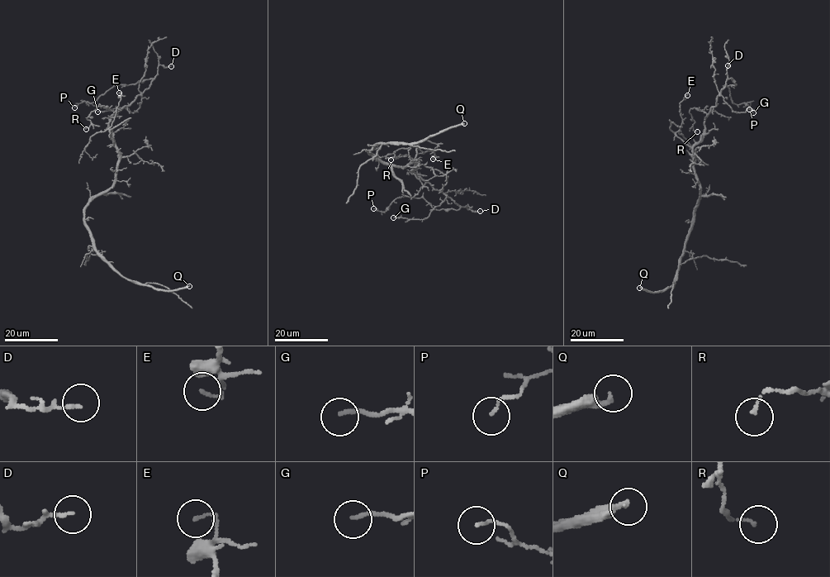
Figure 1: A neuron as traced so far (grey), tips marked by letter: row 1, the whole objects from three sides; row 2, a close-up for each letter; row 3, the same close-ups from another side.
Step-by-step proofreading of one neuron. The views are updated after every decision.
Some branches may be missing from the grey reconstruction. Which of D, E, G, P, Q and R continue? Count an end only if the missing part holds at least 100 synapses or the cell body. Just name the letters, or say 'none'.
Q

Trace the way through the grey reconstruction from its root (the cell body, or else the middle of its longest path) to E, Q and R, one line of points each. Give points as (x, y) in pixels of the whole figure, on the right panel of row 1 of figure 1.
E: (694, 169), (693, 150), (675, 133), (682, 121), (680, 103), (687, 95)
Q: (694, 169), (701, 196), (694, 211), (692, 230), (674, 283), (657, 292), (639, 288)
R: (694, 169), (693, 145), (701, 139), (707, 115), (704, 111), (690, 108), (693, 130), (697, 131)

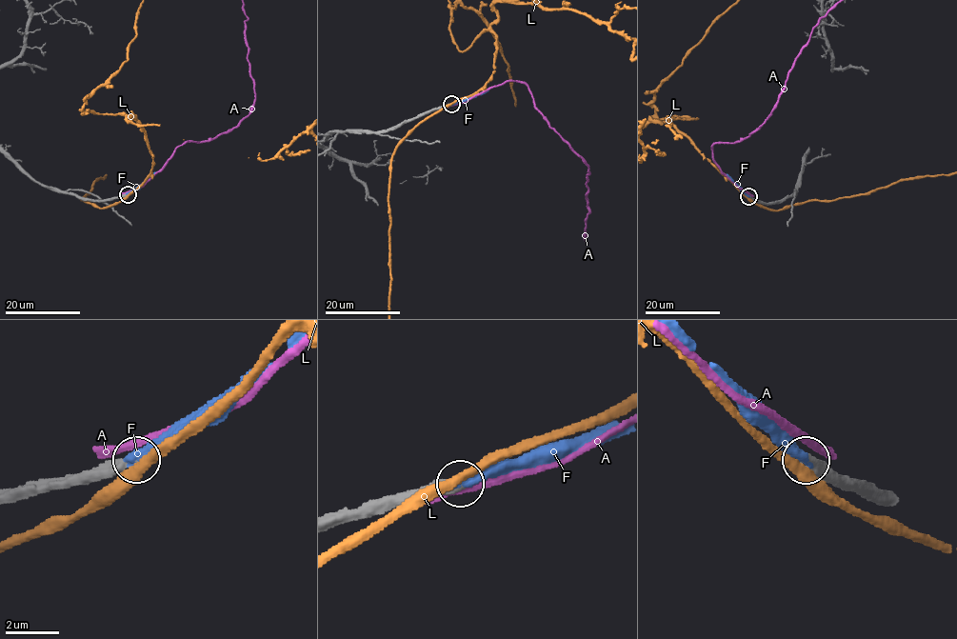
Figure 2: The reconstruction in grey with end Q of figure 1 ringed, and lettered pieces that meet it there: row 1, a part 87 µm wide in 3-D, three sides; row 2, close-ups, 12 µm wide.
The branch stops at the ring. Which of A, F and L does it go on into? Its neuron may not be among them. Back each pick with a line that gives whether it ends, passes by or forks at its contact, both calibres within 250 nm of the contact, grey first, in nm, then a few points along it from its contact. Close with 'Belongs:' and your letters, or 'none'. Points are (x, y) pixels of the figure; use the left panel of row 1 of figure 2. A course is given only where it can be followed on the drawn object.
F: it ends there; 400 nm thick on the grey side, 400 nm on the other; it runs (126, 194), (139, 189), (155, 172)
Belongs: F

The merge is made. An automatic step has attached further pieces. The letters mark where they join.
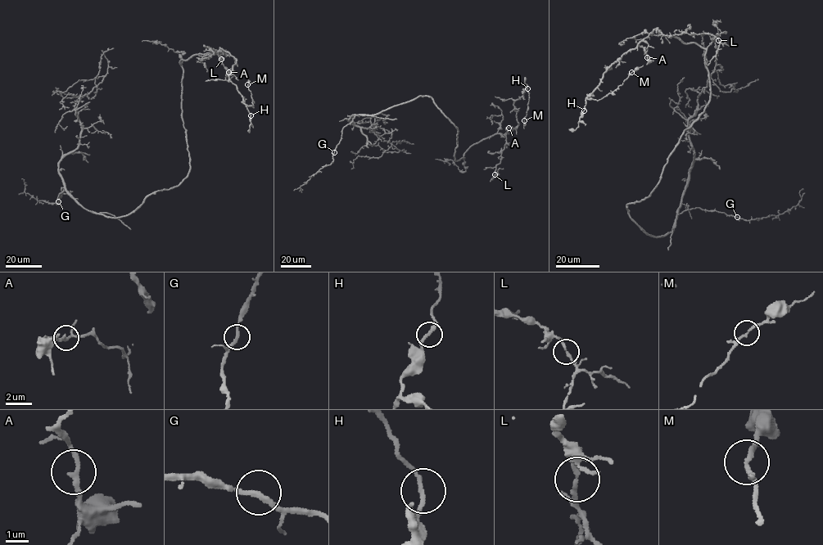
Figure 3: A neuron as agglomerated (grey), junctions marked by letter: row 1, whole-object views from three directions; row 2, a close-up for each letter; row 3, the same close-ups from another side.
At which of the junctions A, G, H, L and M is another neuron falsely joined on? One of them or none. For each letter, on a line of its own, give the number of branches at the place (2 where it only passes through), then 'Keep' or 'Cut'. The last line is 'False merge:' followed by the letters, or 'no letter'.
A: Branches: 2. Keep
G: Branches: 2. Keep
H: Branches: 2. Keep
L: Branches: 2. Keep
M: Branches: 2. Keep
False merge: no letter

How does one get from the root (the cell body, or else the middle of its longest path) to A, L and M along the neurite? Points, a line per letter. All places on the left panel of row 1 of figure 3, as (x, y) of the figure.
A: (178, 185), (189, 172), (190, 159), (182, 117), (179, 62), (223, 49), (234, 58), (228, 72)
L: (178, 185), (189, 172), (190, 159), (182, 117), (179, 62), (219, 51), (225, 55), (219, 53), (221, 59)
M: (178, 185), (190, 159), (180, 60), (223, 49), (236, 60), (228, 78), (245, 104), (253, 106), (247, 84)

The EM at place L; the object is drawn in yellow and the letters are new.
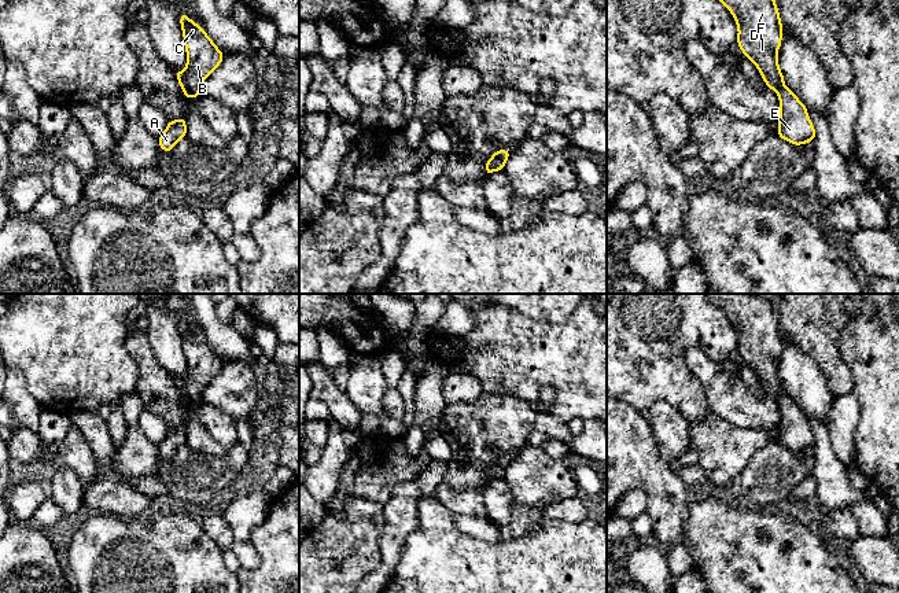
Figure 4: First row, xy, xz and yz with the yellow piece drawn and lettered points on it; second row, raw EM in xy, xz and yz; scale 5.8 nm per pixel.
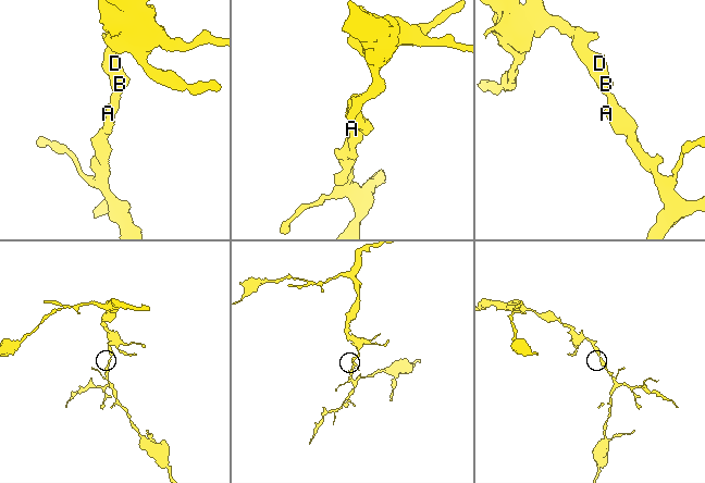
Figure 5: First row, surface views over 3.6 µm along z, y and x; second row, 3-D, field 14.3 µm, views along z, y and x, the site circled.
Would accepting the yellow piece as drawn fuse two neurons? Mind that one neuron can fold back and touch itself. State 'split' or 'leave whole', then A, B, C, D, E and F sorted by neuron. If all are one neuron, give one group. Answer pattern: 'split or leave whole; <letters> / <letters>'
leave whole; A B C D E F

